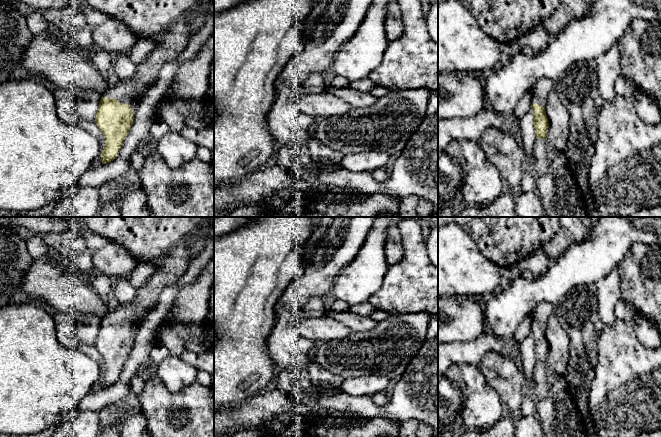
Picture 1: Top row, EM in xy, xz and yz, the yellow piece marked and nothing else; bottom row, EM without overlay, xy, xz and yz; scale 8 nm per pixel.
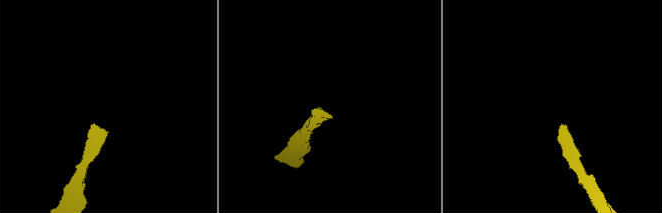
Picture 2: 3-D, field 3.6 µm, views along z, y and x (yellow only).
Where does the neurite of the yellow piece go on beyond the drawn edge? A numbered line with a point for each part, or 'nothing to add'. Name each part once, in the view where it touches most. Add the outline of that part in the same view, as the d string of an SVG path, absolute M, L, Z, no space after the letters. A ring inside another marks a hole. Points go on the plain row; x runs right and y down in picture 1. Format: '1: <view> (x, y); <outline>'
1: xy (171, 268); M205 228L172 248L156 263L154 274L145 286L138 290L135 301L127 305L119 304L115 311L109 313L103 321L115 322L120 327L131 330L139 318L145 318L146 314L158 304L161 290L165 286L175 284L186 272L189 262L193 259L190 257L190 249L198 238L208 238Z

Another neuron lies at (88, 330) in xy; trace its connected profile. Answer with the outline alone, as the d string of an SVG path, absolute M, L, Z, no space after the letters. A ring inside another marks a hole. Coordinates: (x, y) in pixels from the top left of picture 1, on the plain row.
M71 313L78 325L78 337L81 344L95 345L100 329L101 319L95 316L84 316L81 313Z

